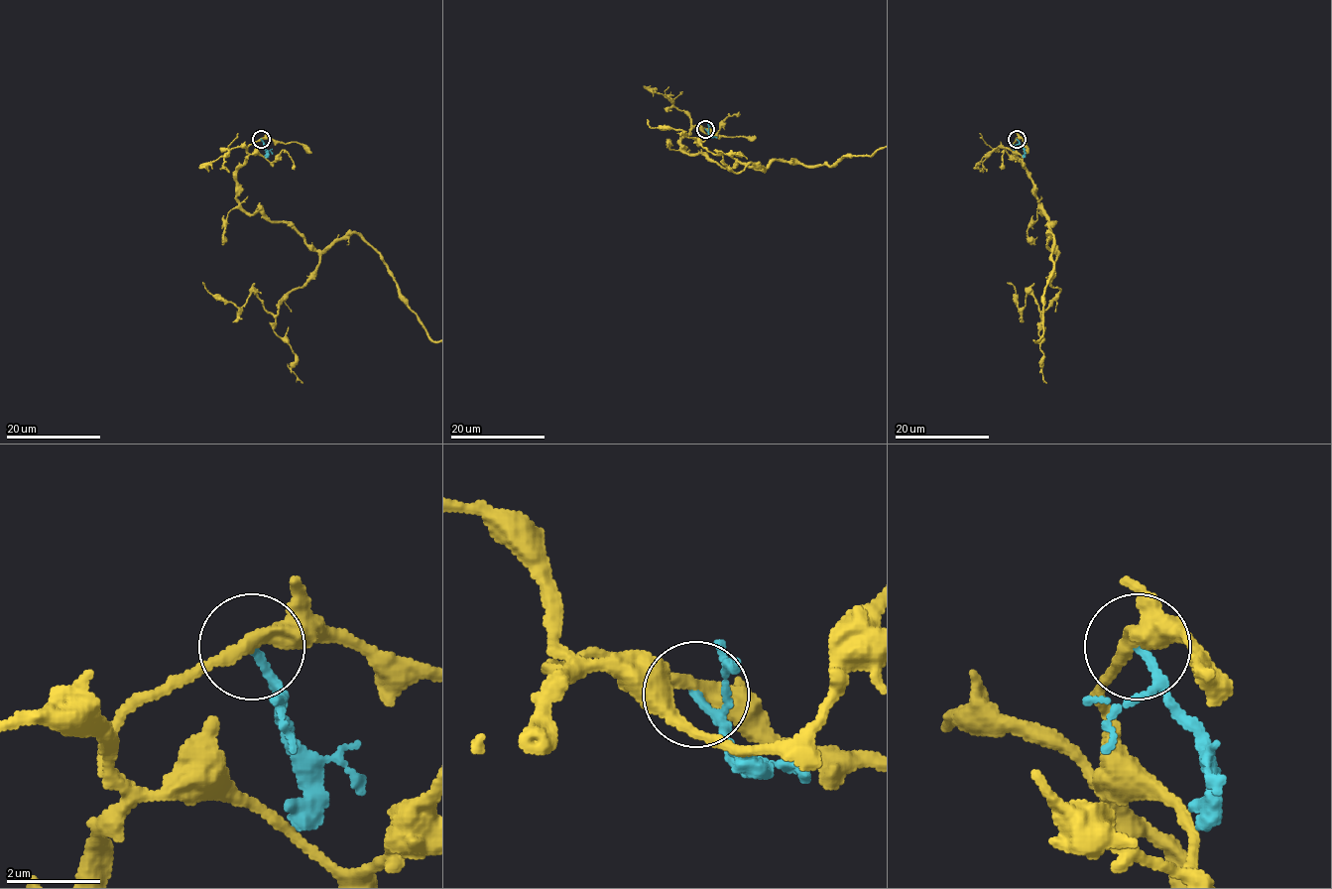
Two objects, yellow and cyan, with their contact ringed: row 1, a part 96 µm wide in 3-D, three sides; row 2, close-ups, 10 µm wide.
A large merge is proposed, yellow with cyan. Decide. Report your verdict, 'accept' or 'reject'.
reject

